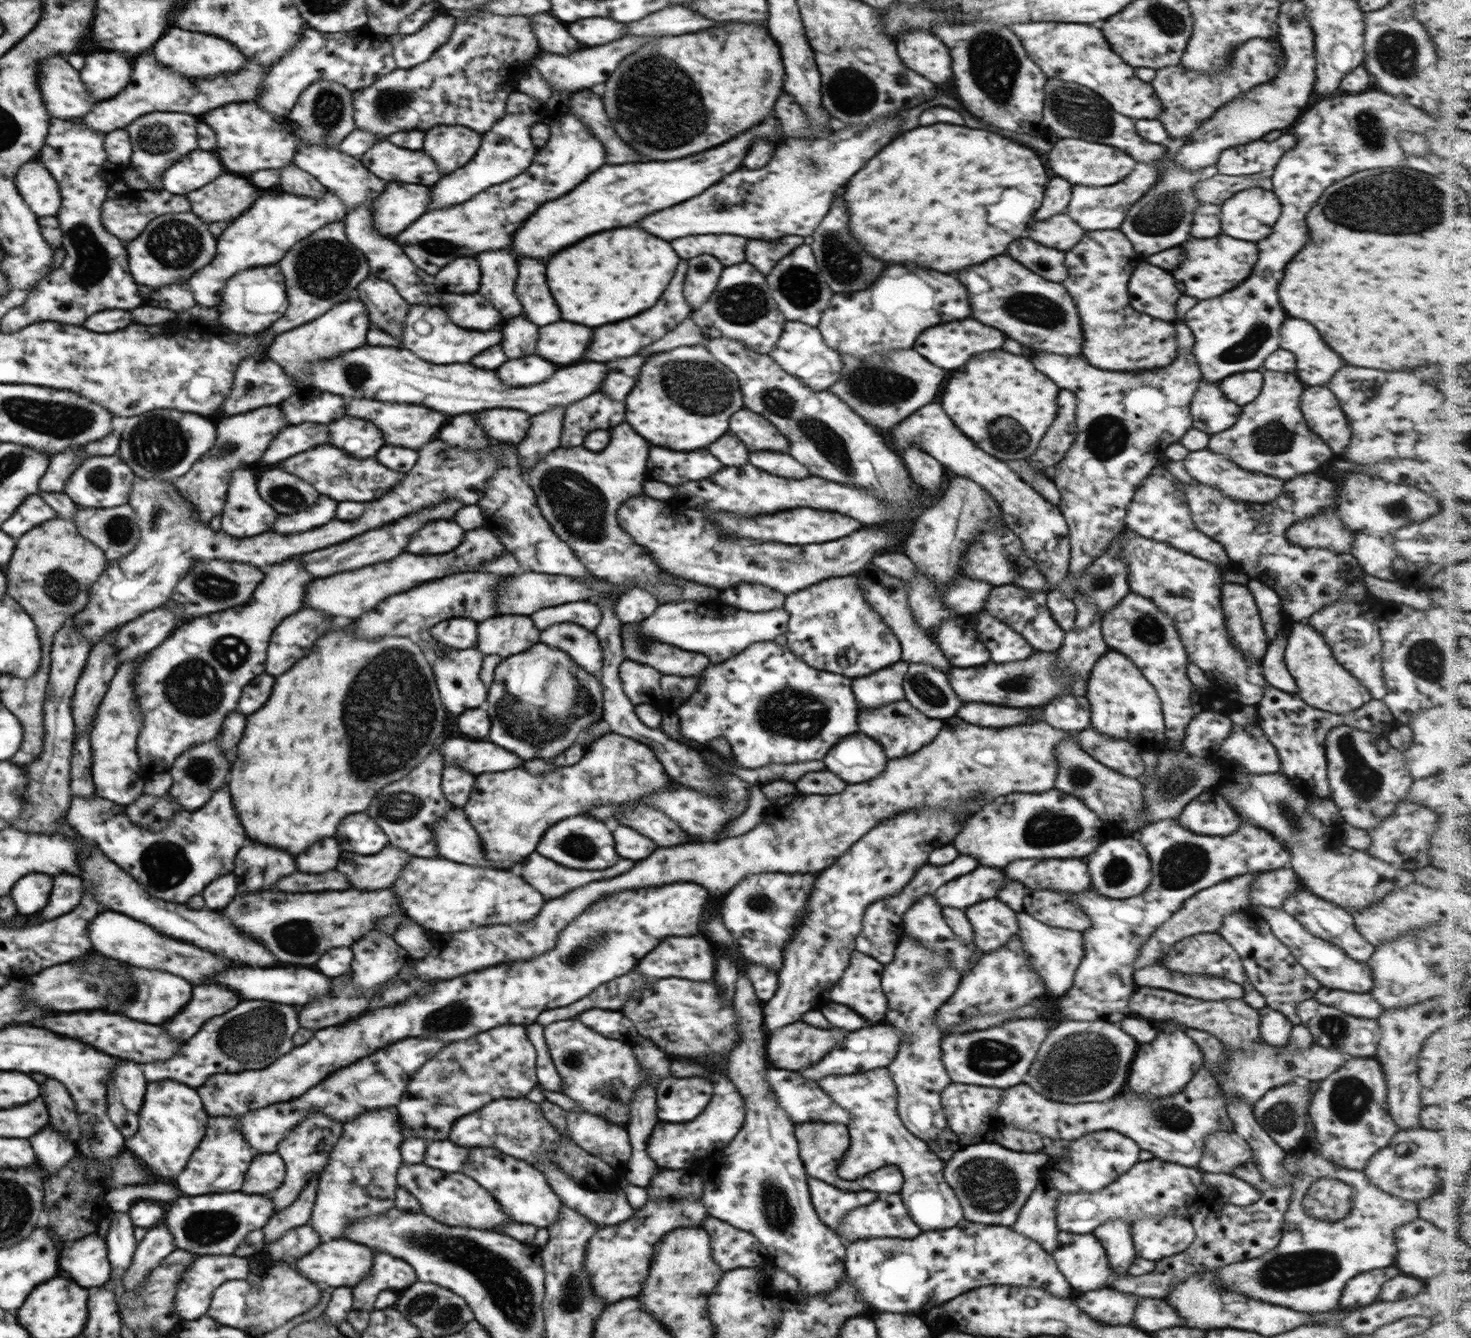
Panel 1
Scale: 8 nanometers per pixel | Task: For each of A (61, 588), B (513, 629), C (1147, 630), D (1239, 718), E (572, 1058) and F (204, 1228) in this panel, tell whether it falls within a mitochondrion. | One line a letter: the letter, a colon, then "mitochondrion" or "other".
A: mitochondrion
B: other
C: mitochondrion
D: other
E: mitochondrion
F: mitochondrion

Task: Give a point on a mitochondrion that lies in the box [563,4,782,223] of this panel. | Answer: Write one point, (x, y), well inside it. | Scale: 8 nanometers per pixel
(655, 101)

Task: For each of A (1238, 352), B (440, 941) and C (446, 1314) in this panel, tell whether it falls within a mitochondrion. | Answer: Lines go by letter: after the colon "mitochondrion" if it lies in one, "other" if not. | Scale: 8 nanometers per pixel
A: mitochondrion
B: other
C: mitochondrion

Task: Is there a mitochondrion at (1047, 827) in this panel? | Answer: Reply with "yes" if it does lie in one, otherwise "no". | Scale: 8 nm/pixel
yes

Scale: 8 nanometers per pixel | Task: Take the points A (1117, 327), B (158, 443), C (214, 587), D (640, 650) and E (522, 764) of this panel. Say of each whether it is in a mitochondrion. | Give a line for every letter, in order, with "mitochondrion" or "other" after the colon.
A: other
B: mitochondrion
C: mitochondrion
D: mitochondrion
E: other

